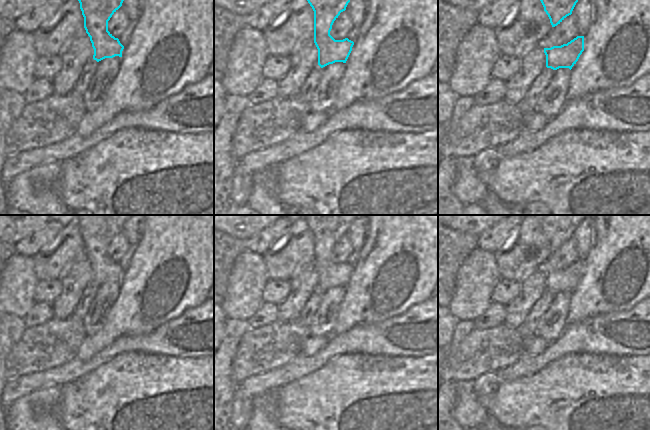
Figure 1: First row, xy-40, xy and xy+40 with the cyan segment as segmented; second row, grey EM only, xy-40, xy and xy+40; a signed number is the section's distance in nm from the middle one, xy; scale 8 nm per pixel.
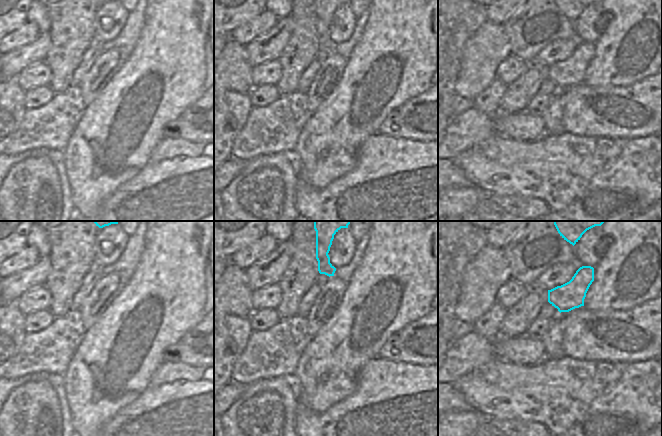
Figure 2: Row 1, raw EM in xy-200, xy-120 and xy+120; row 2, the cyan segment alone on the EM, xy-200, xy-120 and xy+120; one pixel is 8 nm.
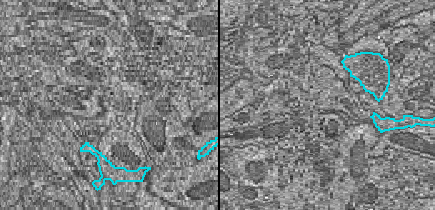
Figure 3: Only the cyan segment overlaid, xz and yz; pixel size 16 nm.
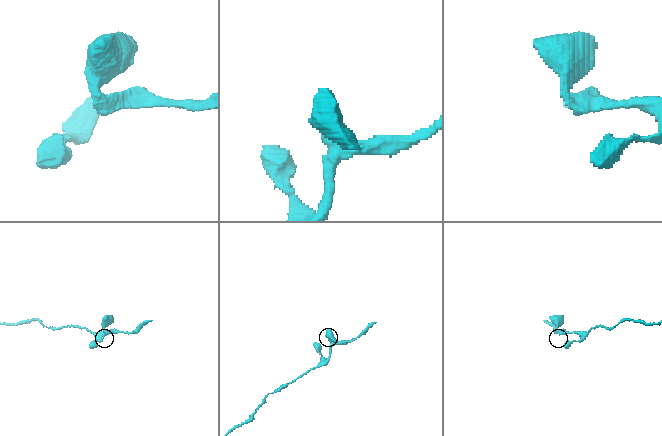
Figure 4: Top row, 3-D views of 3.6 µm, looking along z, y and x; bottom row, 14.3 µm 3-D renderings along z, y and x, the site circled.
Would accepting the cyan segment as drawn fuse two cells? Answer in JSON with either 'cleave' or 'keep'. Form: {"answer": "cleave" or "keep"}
{"answer": "keep"}

